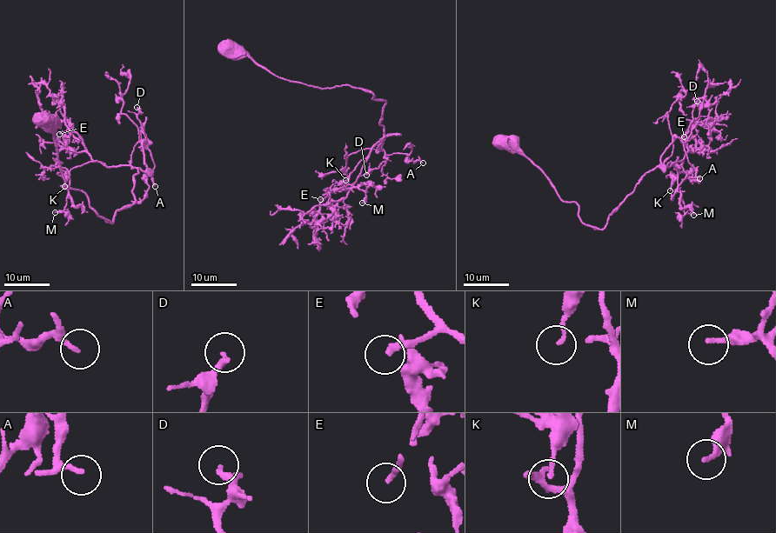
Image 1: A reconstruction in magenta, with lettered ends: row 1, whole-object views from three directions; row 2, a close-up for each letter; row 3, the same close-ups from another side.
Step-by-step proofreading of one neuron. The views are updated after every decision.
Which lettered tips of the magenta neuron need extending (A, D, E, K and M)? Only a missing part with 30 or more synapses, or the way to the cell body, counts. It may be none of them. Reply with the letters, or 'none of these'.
E

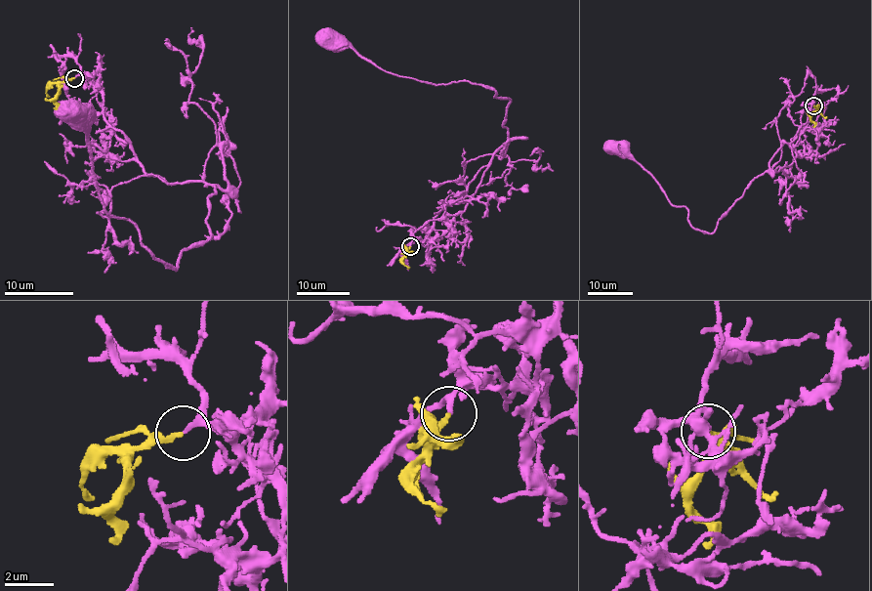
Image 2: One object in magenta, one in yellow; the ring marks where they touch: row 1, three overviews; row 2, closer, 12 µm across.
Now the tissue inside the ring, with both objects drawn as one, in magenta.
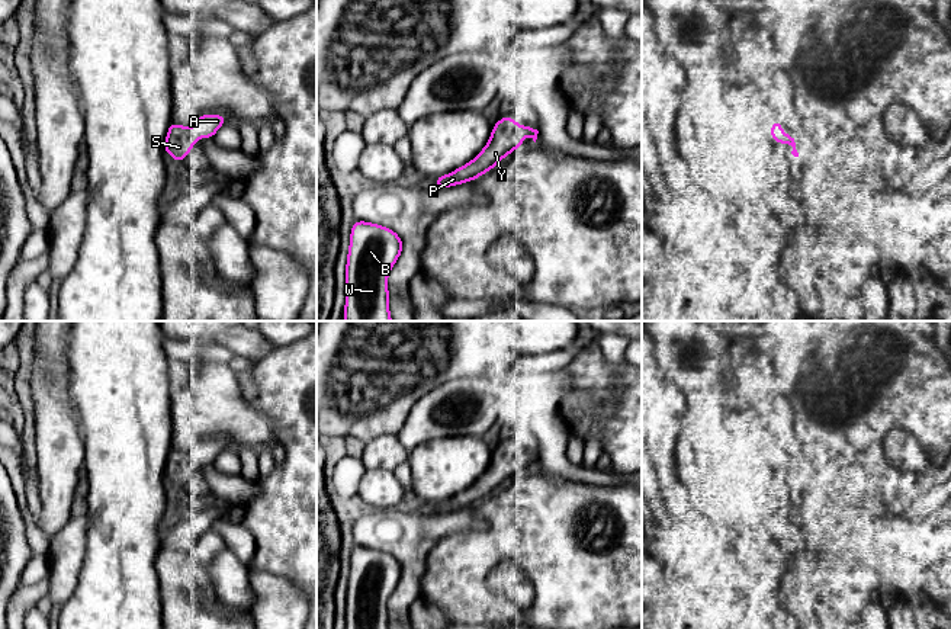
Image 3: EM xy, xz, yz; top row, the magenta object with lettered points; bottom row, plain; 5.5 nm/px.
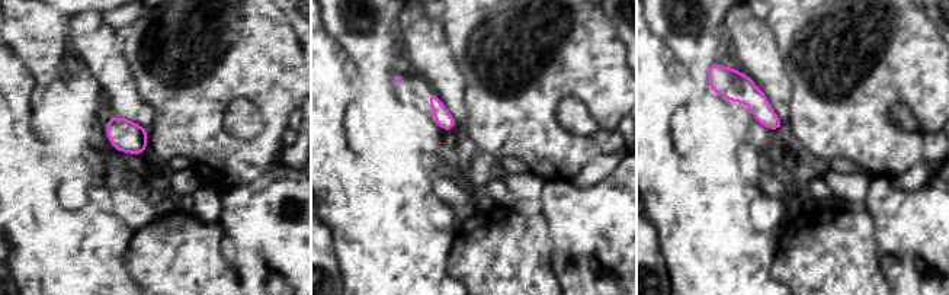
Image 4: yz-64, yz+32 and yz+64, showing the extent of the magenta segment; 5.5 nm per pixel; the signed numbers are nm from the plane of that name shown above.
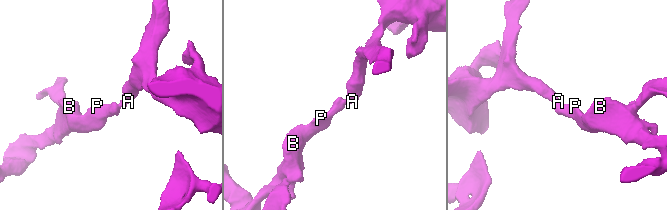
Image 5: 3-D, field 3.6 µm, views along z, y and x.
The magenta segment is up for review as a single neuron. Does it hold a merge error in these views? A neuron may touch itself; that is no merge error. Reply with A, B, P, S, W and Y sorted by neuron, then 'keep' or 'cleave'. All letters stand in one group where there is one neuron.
A B P S W Y; keep

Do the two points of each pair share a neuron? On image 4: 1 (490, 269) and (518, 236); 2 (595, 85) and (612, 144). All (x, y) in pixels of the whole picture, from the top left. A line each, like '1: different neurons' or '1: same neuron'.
1: same neuron
2: different neurons

